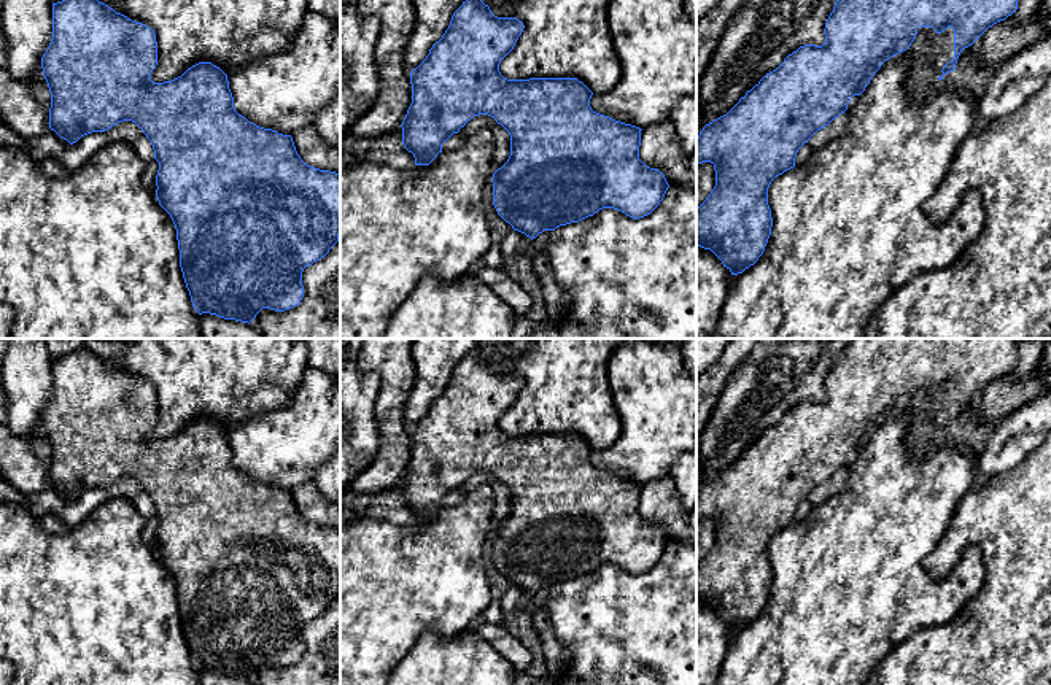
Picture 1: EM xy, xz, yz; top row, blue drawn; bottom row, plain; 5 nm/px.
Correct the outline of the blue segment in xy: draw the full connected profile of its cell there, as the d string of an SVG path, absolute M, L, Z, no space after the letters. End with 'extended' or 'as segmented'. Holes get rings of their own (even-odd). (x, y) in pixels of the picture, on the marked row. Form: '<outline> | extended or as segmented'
M99 0L52 3L52 38L41 57L51 92L49 129L70 145L122 121L132 121L143 130L159 162L156 197L175 224L180 267L199 315L250 324L262 308L285 312L299 305L304 297L304 269L324 257L339 242L340 175L307 165L291 135L259 127L239 114L227 75L211 62L199 62L164 83L151 79L156 65L157 41L151 27Z | as segmented

